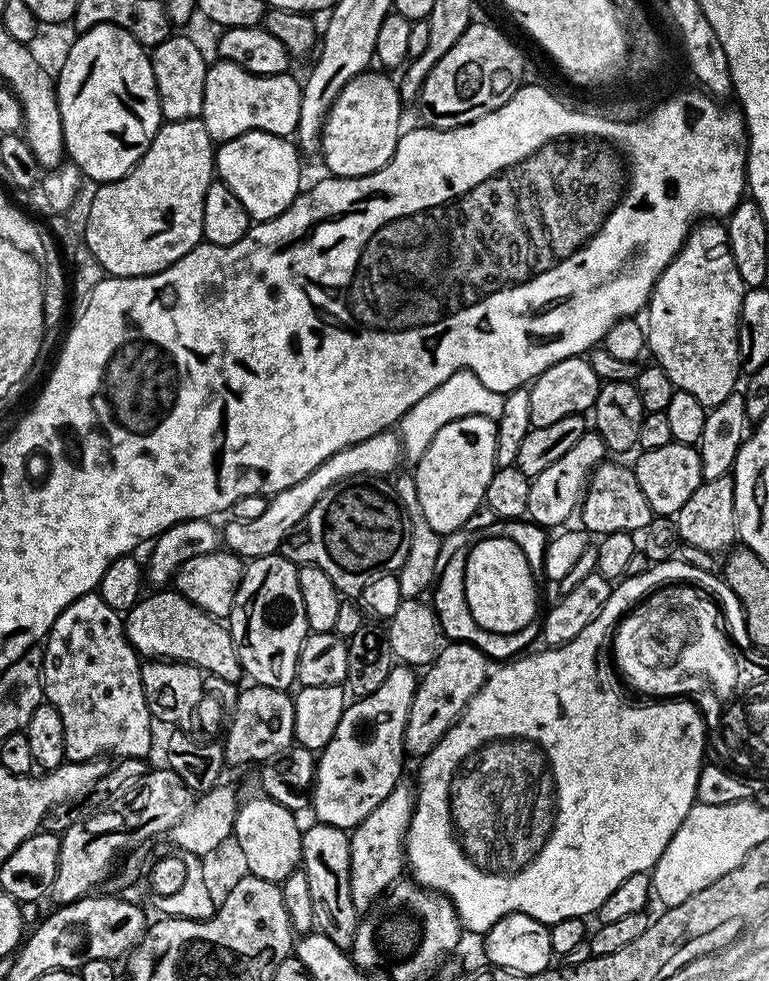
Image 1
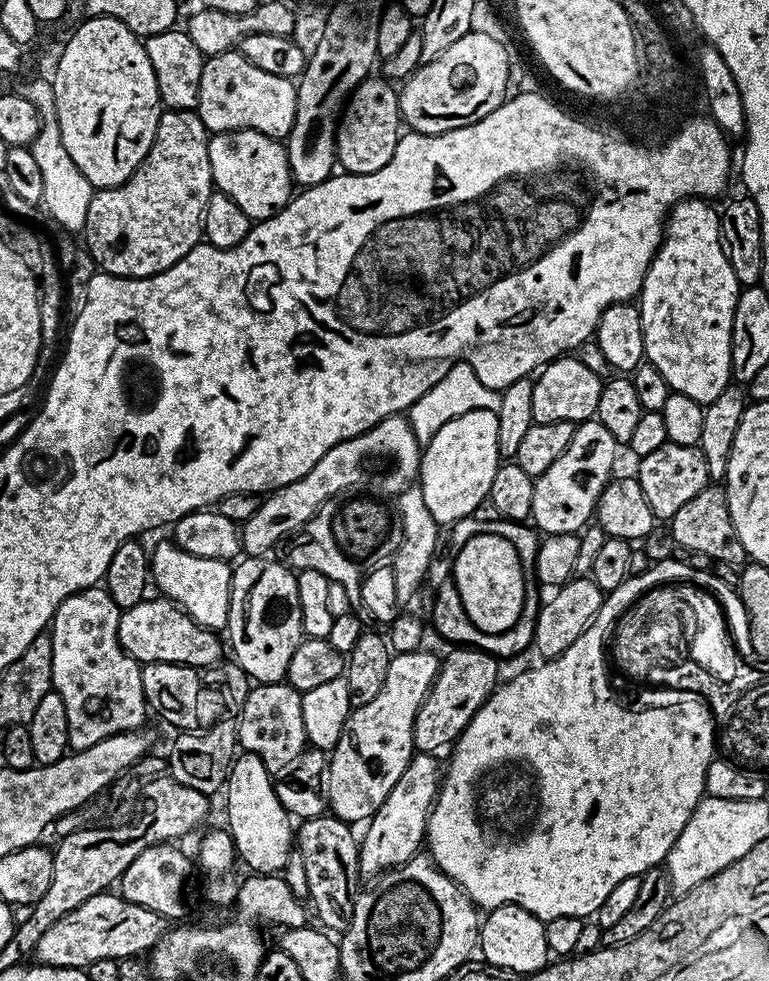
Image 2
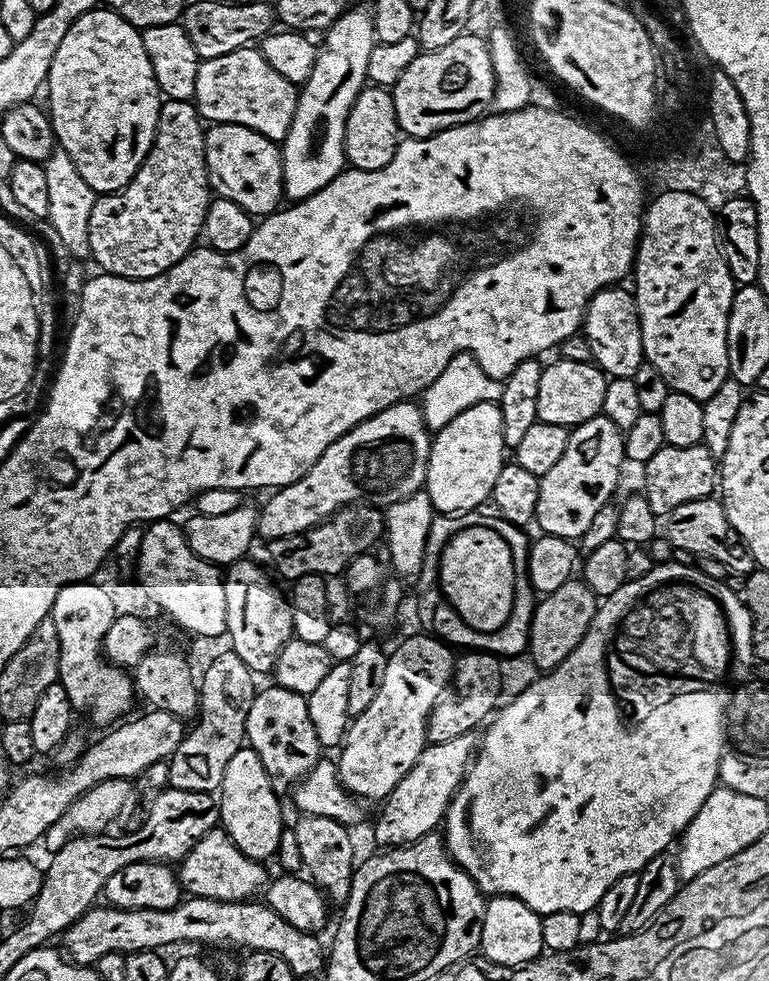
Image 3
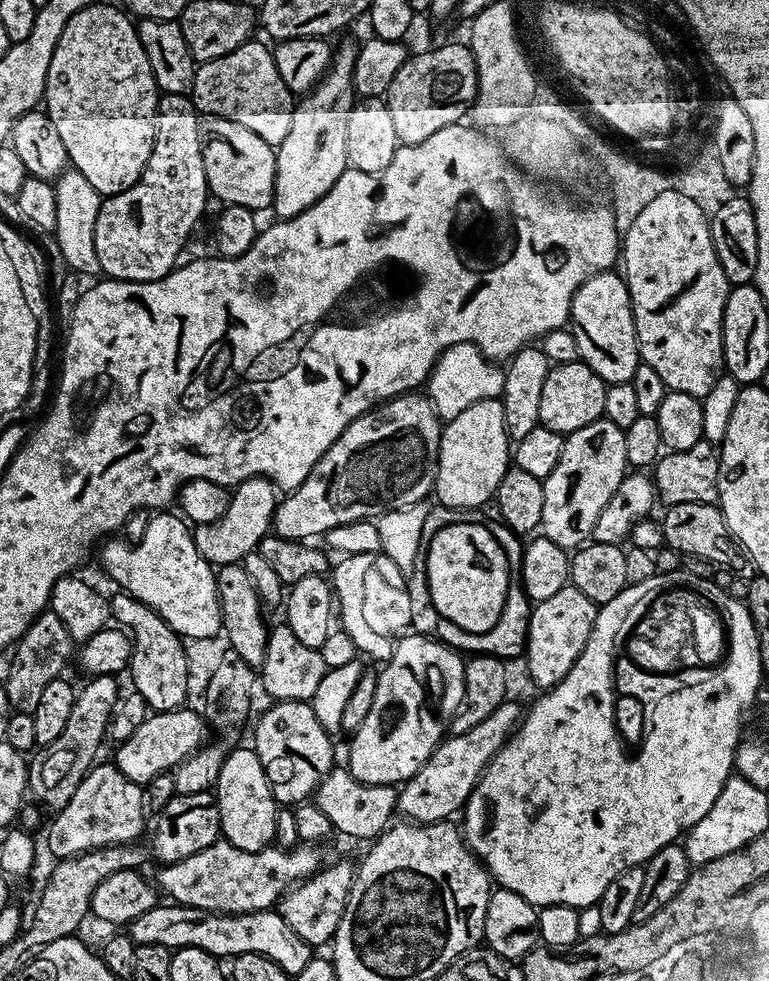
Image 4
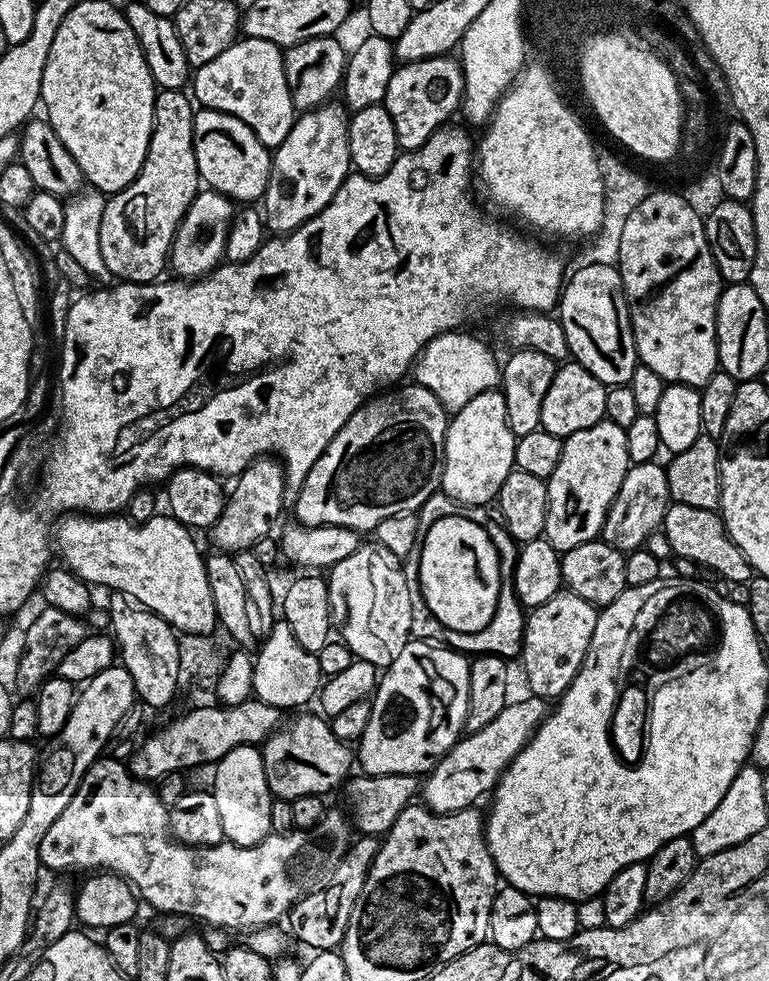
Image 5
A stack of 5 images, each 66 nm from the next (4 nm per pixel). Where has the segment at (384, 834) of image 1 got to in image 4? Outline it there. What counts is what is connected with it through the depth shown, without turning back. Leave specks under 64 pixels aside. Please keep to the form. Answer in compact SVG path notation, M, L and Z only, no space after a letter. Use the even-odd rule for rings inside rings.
M505 702L494 710L478 726L466 730L466 734L449 735L440 741L434 754L409 780L404 781L398 792L398 812L401 817L422 824L438 824L459 813L470 798L480 773L496 756L496 751L508 739L522 719L522 708Z

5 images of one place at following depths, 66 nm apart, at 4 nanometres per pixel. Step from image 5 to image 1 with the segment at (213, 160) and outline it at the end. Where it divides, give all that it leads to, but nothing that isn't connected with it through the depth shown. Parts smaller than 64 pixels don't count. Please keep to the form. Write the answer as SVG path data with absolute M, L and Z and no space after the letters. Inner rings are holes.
M247 132L238 138L223 141L214 152L214 172L219 180L246 206L249 217L253 221L273 220L278 218L296 200L302 191L300 185L300 159L302 153L295 143L287 136L275 136L269 132Z

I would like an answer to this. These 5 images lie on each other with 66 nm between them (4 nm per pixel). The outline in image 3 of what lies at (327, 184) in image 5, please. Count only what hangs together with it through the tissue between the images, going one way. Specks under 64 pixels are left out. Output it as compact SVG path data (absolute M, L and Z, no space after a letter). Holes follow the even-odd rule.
M359 6L342 13L323 36L324 41L318 44L314 70L310 70L310 78L306 78L299 89L292 125L282 141L284 194L292 202L310 198L310 194L322 190L322 186L345 171L346 122L358 94L366 86L370 50L374 50L378 42L371 11Z

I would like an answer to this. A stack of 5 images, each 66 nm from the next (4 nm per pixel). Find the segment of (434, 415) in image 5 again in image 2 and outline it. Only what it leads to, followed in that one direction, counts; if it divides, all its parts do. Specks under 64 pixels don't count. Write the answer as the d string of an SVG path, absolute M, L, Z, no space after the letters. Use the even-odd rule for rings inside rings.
M397 414L378 422L378 426L368 432L344 440L326 454L322 454L314 470L310 470L310 474L306 474L301 480L290 482L265 495L260 509L246 522L246 531L242 536L243 547L248 550L259 549L256 547L260 544L260 536L268 544L279 545L312 520L324 503L339 497L343 488L360 490L363 489L360 488L363 484L368 484L367 491L373 497L398 497L408 487L417 483L421 455L422 445L418 442L407 415Z

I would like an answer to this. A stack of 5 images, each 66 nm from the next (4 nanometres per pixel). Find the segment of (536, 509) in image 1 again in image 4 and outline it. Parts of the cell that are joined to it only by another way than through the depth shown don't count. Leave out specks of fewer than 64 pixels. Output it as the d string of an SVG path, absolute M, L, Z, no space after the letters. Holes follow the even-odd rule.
M601 418L590 422L590 426L582 426L582 430L567 433L558 466L554 466L552 473L543 480L542 522L539 527L542 535L566 550L581 547L591 537L594 522L598 522L598 514L602 514L602 506L610 502L614 490L618 490L618 486L623 482L628 467L624 429L614 426L614 422Z

